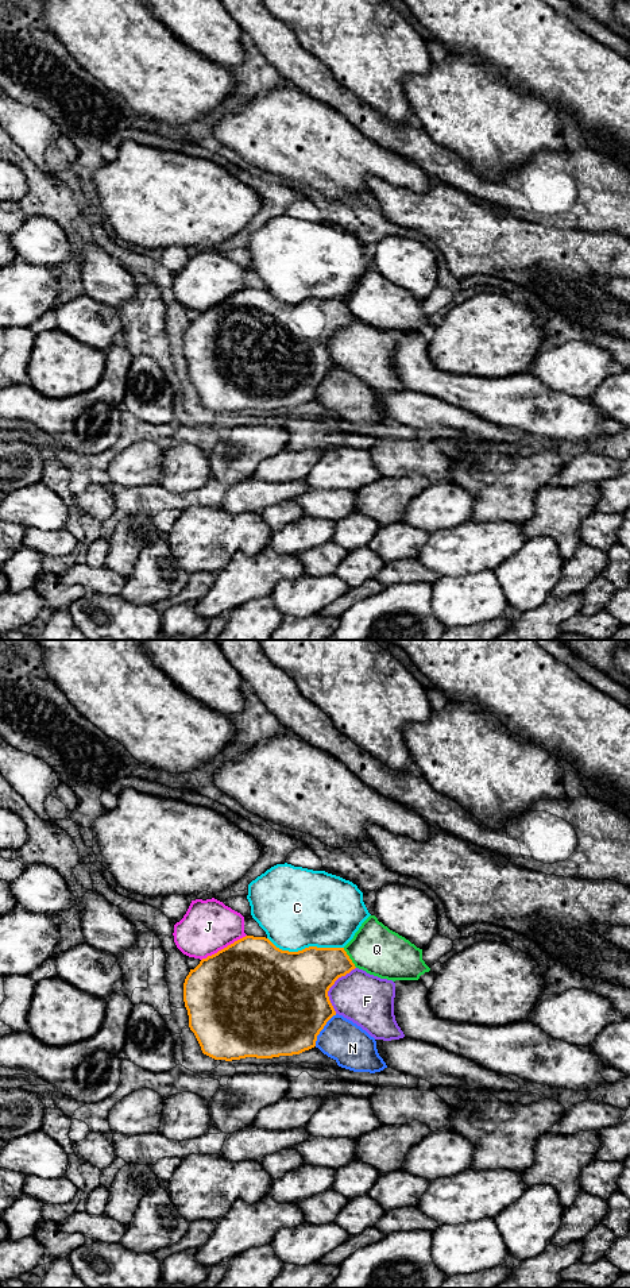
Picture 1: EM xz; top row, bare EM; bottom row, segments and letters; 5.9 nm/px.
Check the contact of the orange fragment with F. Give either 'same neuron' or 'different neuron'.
different neuron

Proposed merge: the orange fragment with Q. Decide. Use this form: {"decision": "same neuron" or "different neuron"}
{"decision": "different neuron"}

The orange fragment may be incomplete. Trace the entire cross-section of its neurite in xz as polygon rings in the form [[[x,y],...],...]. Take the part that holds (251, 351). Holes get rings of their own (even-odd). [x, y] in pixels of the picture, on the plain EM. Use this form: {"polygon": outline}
{"polygon": [[[246,288],[217,305],[202,311],[183,335],[183,354],[189,379],[204,406],[214,412],[246,409],[273,410],[299,406],[316,398],[317,387],[336,367],[328,343],[335,333],[355,321],[344,300],[309,298],[298,304],[277,300],[266,289]]]}

